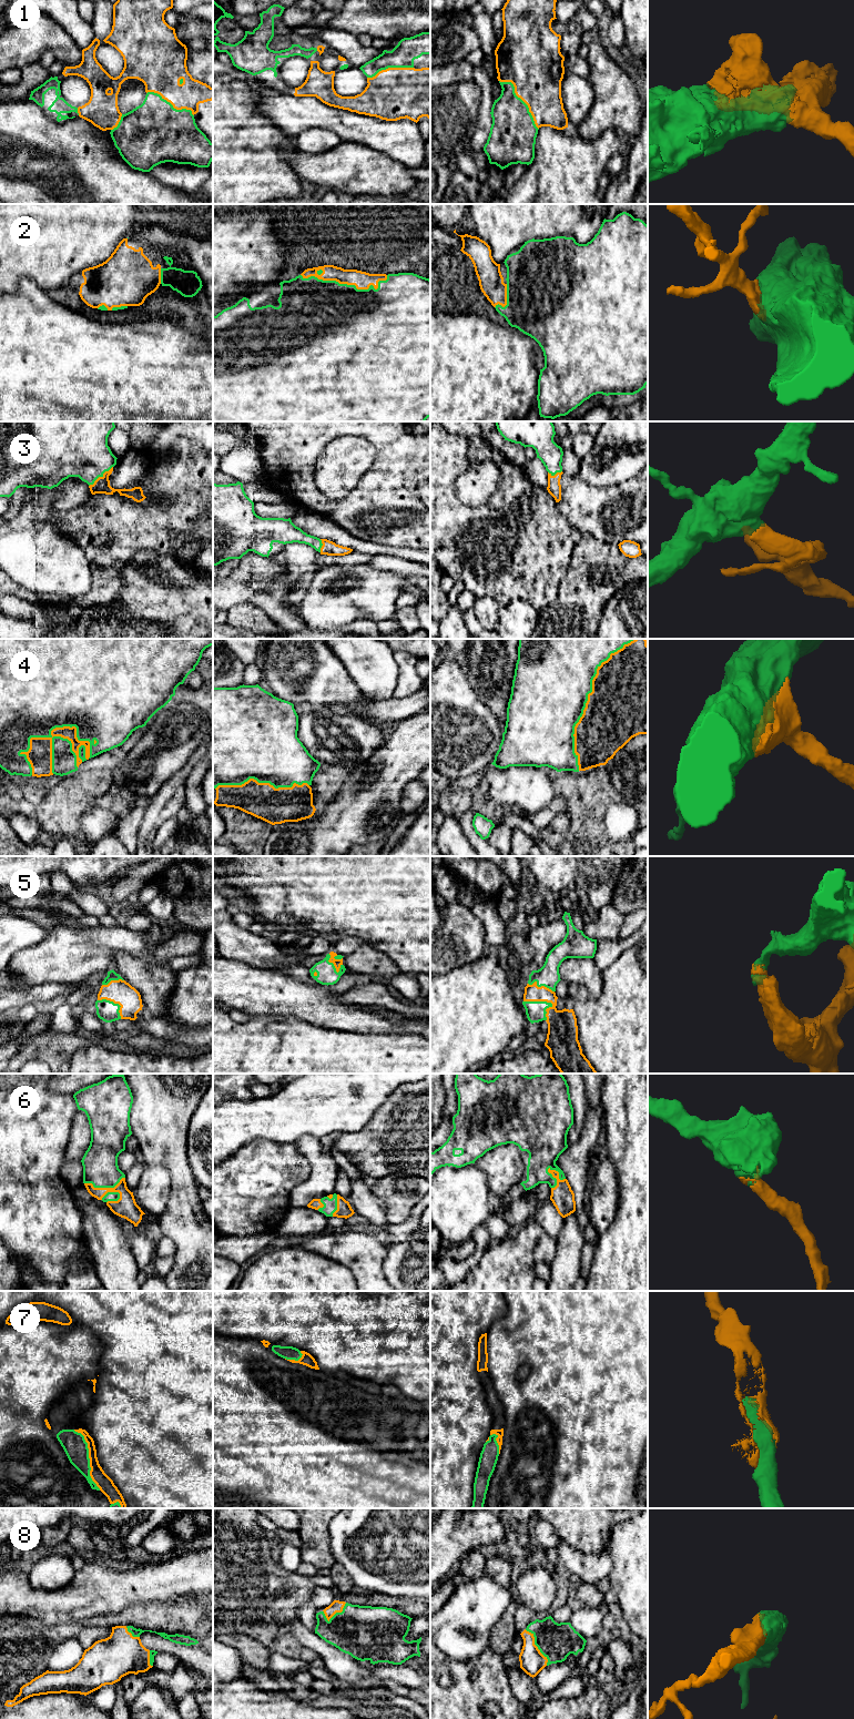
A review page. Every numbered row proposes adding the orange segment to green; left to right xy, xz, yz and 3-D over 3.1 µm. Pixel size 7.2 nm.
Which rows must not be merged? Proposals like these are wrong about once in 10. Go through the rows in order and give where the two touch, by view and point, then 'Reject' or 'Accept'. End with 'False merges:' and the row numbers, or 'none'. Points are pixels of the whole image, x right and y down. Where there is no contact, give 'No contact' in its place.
1: Touches green at yz (521, 100). Accept
2: Touches green at xz (346, 284). Accept
3: Touches green at xy (100, 476). Accept
4: Touches green at xy (52, 729). Accept
5: Touches green at yz (546, 1002). Accept
6: Touches green at yz (555, 1178). Accept
7: Touches green at xy (89, 1458). Accept
8: Touches green at yz (536, 1645). Accept
False merges: none

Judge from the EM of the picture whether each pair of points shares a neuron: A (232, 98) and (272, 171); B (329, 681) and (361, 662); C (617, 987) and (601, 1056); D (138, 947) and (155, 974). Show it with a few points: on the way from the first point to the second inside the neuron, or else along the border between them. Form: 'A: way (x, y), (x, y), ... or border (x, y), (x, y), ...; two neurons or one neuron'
A: way (232, 117), (232, 129), (250, 146), (253, 153); one neuron
B: border (332, 650), (362, 692); two neurons
C: way (617, 1004), (617, 1039); one neuron
D: border (118, 950), (145, 956); two neurons

